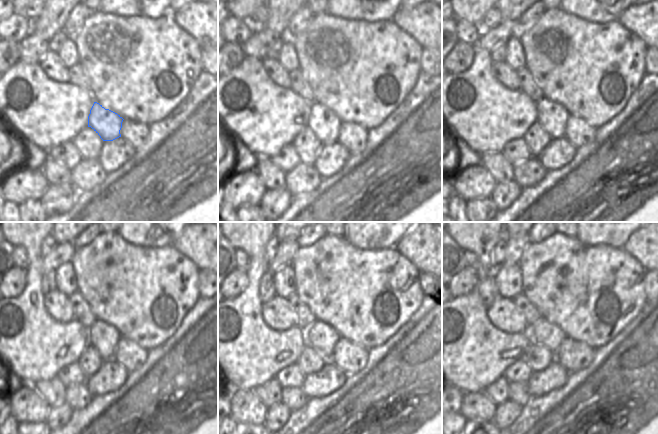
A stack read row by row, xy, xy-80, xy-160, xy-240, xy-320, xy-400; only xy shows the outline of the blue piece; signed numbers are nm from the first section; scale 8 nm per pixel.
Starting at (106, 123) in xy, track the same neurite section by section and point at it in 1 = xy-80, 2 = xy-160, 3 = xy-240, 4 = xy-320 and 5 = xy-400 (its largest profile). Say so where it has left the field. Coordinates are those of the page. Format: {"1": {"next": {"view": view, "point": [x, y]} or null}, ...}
{"1": {"next": {"view": "xy-80", "point": [325, 124]}}, "2": {"next": {"view": "xy-160", "point": [552, 116]}}, "3": {"next": {"view": "xy-240", "point": [102, 336]}}, "4": {"next": {"view": "xy-320", "point": [321, 336]}}, "5": {"next": {"view": "xy-400", "point": [543, 332]}}}

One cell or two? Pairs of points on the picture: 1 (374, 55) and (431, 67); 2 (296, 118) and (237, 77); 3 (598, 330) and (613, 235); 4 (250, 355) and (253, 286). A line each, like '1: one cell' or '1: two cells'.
1: two cells
2: one cell
3: two cells
4: one cell

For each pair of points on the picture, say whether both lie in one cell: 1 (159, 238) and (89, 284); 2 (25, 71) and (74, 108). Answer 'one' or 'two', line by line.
1: two
2: one

